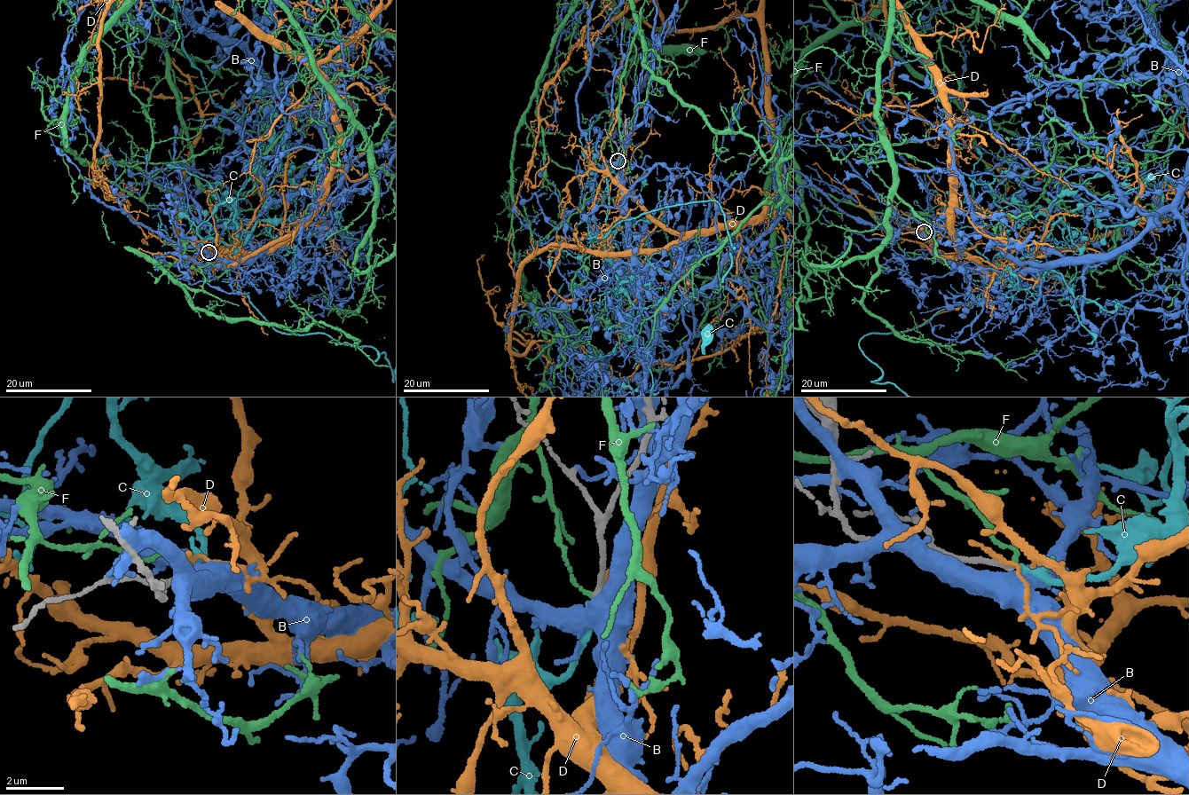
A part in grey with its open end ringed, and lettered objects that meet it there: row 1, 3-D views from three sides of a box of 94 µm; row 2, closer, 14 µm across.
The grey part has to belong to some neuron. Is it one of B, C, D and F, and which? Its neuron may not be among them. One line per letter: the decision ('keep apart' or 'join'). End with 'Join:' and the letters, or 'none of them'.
B: keep apart
C: join
D: keep apart
F: keep apart
Join: C

